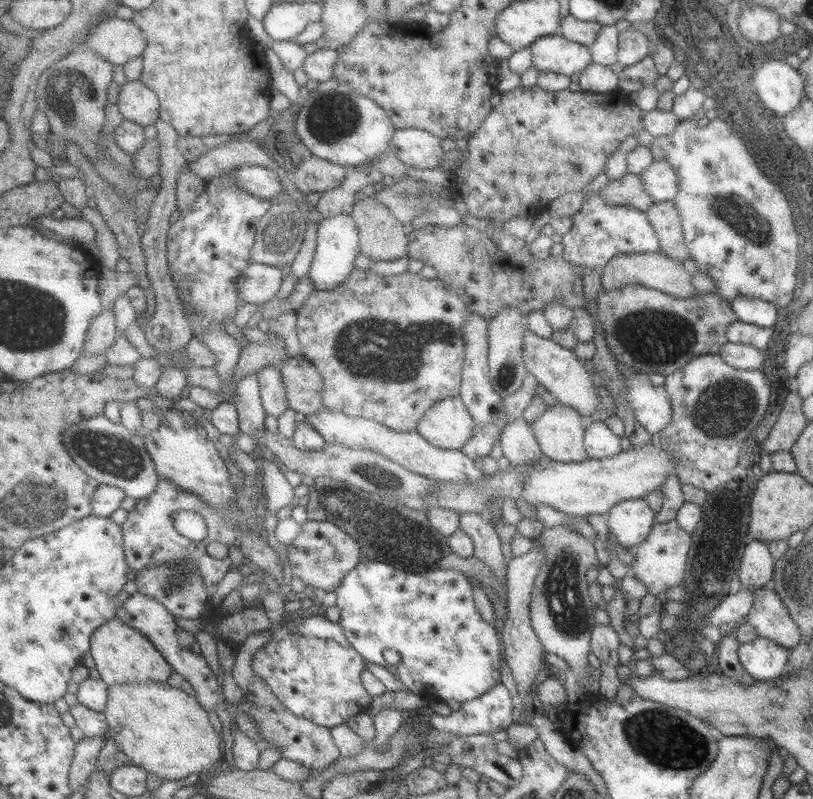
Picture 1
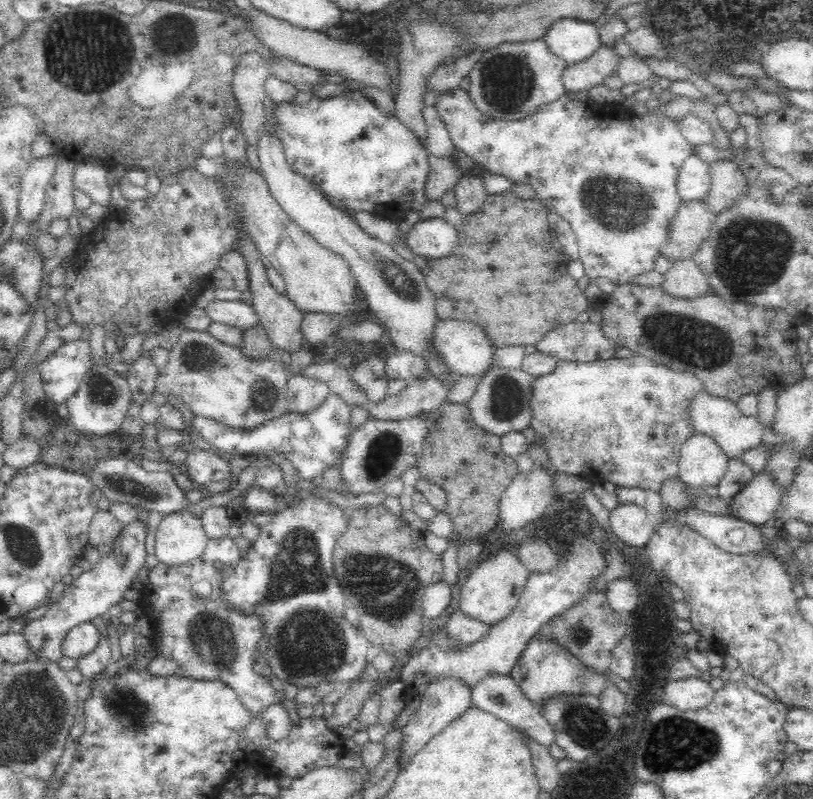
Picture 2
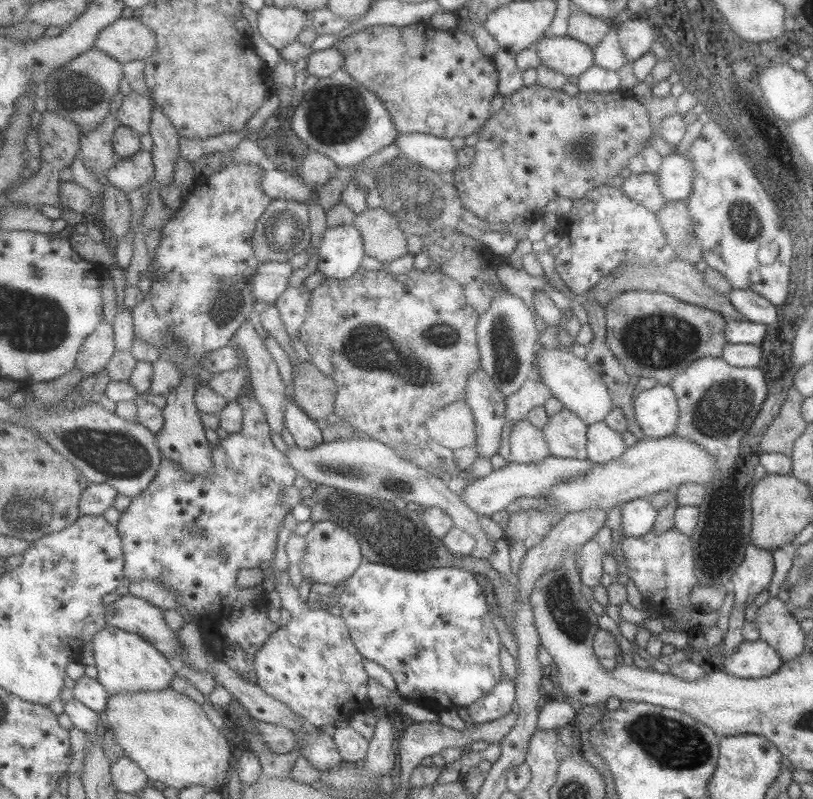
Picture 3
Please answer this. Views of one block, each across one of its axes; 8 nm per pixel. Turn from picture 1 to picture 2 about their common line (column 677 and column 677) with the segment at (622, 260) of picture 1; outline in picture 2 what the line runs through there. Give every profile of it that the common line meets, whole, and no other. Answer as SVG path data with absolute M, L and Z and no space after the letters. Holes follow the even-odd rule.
M694 259L671 261L668 272L663 274L661 287L676 298L691 299L713 294Z

